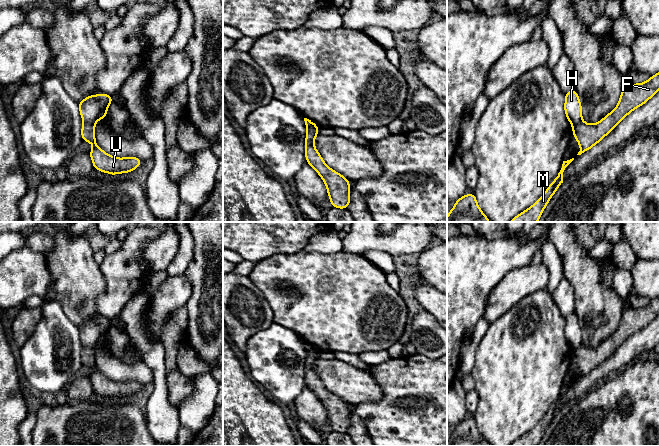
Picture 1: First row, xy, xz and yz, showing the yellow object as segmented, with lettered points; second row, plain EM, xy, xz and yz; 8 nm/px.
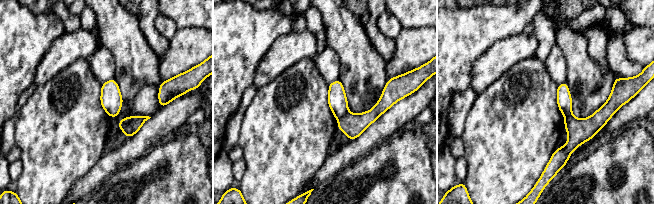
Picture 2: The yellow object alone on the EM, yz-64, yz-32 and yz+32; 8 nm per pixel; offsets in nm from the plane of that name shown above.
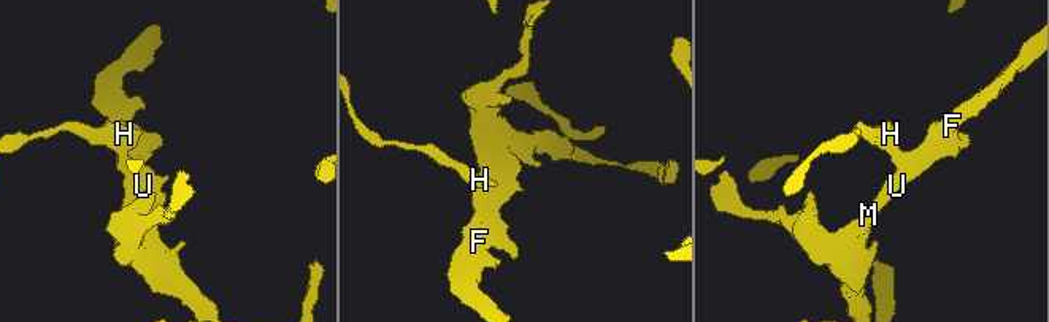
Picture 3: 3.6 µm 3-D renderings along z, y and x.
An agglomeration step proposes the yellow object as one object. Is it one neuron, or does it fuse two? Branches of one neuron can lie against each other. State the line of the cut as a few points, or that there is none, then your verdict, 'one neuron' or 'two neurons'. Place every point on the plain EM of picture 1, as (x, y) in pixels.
xz (307, 351), (318, 352) | two neurons

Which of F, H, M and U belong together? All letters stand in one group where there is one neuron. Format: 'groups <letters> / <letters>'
groups F M U / H

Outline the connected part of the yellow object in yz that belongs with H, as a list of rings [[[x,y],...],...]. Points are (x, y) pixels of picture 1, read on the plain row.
[[[575,313],[565,317],[564,335],[573,351],[582,345],[582,330]]]

